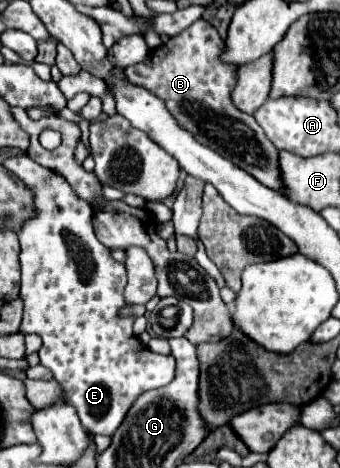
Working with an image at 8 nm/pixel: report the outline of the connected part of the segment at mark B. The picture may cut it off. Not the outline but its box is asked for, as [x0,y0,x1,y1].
[124,20,282,192]

